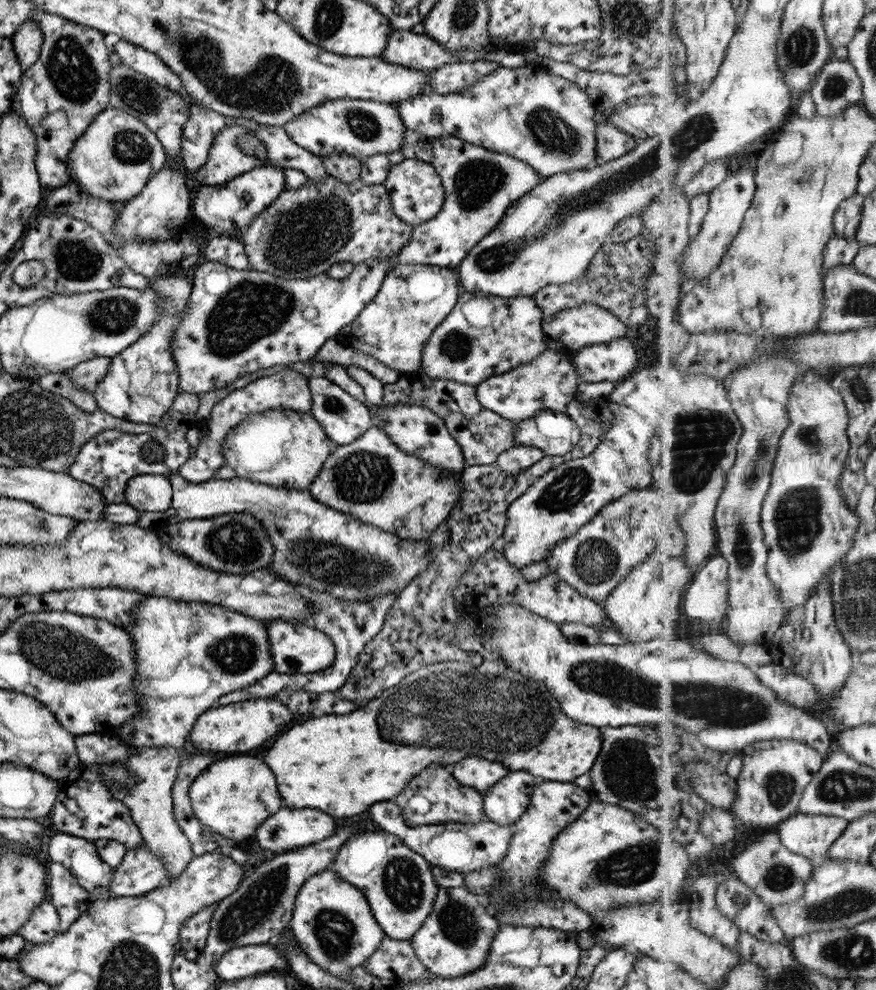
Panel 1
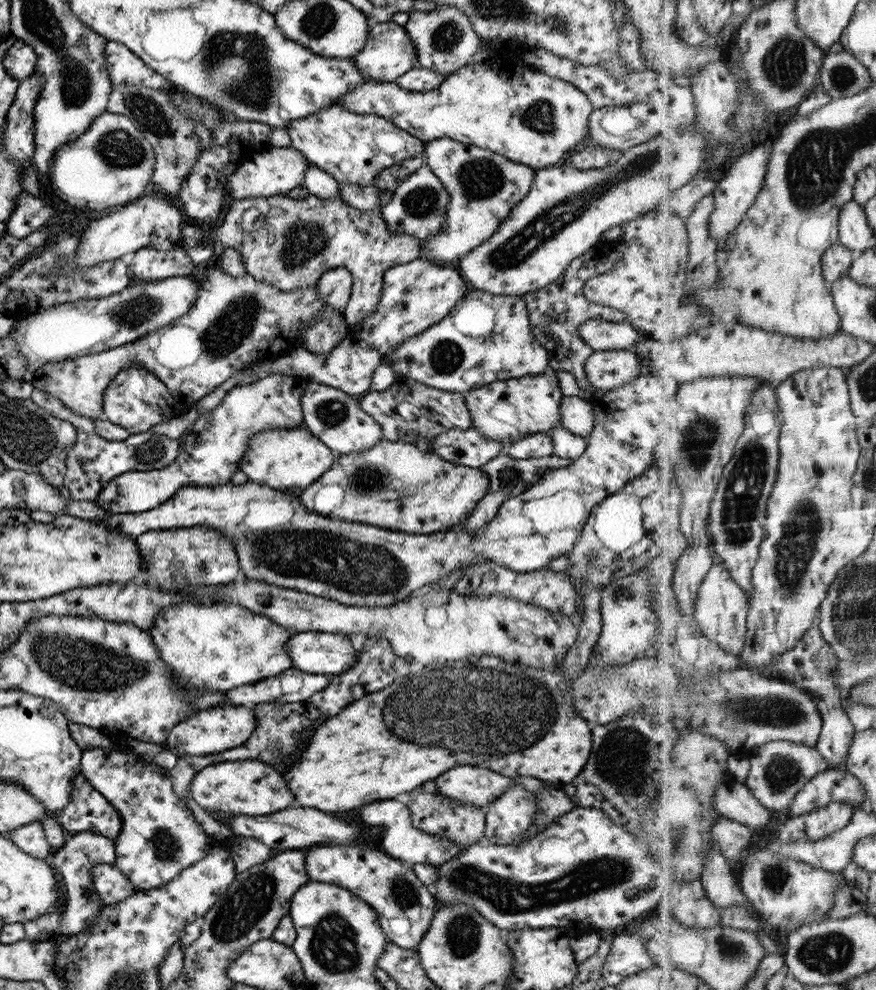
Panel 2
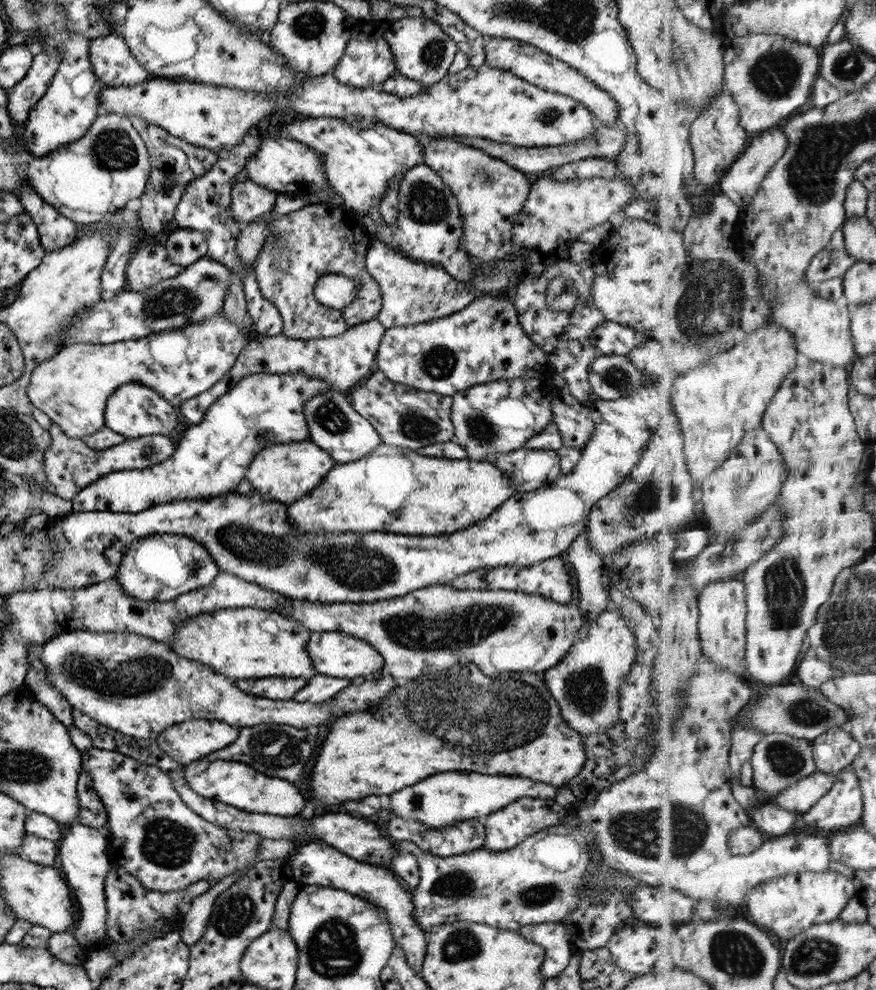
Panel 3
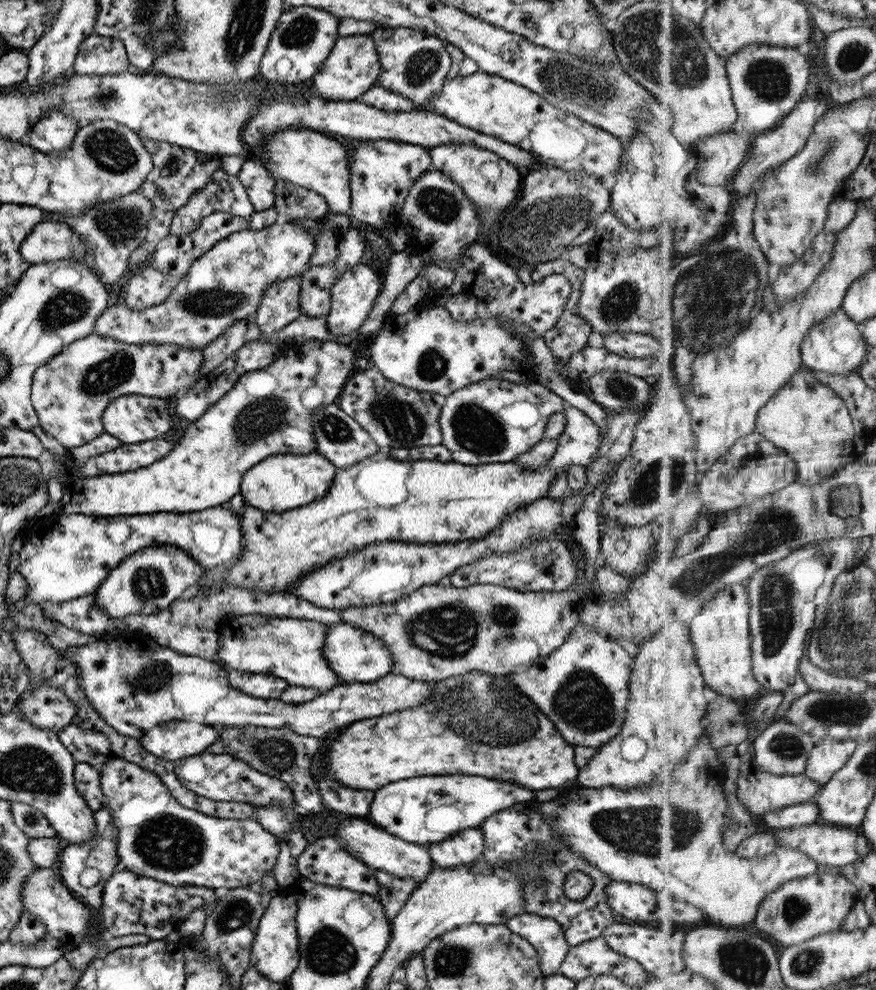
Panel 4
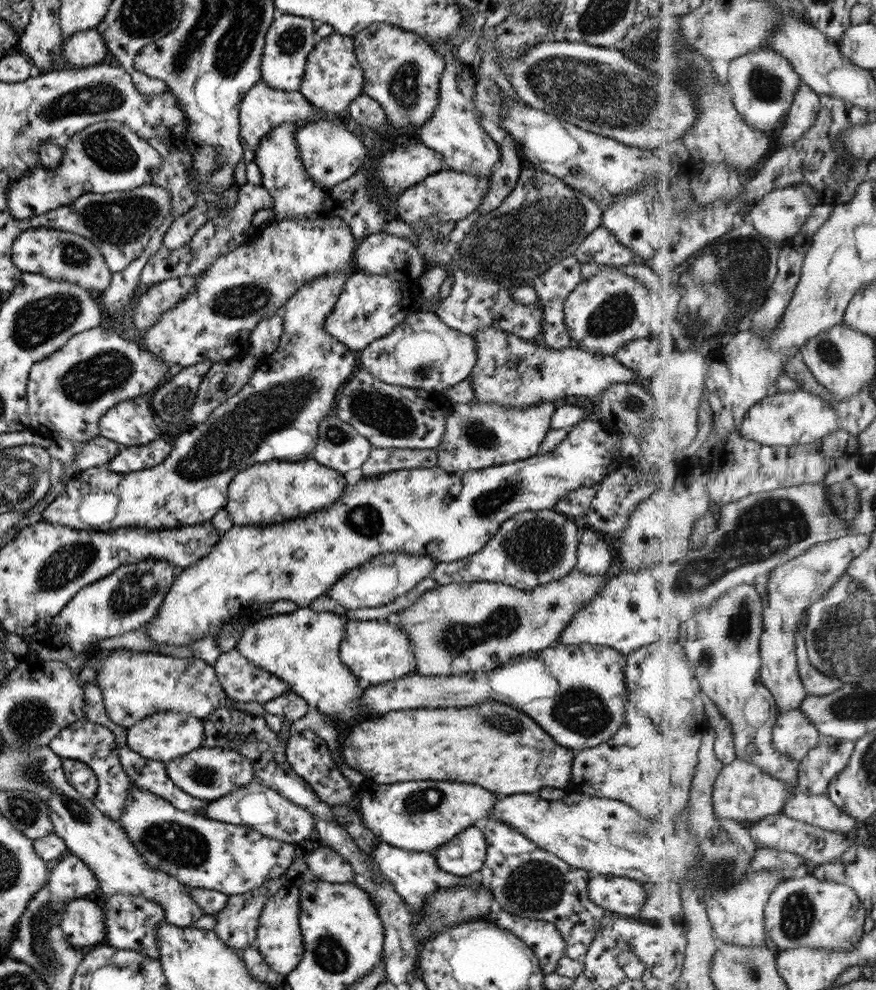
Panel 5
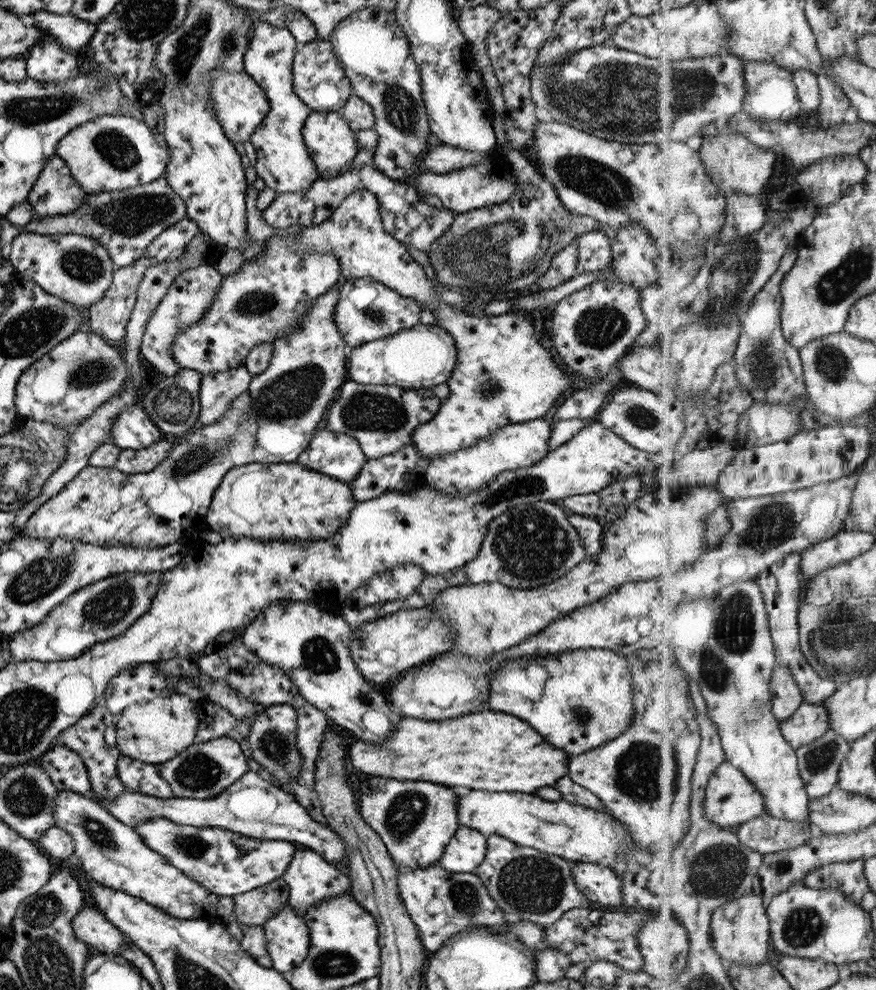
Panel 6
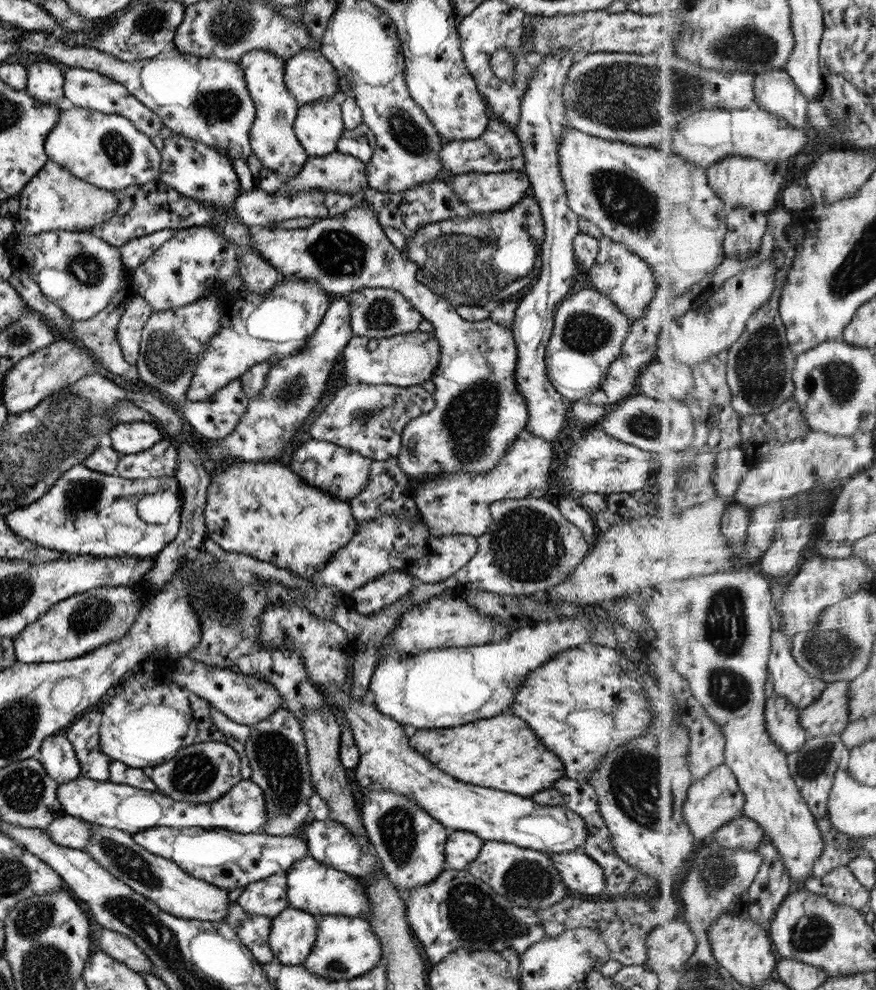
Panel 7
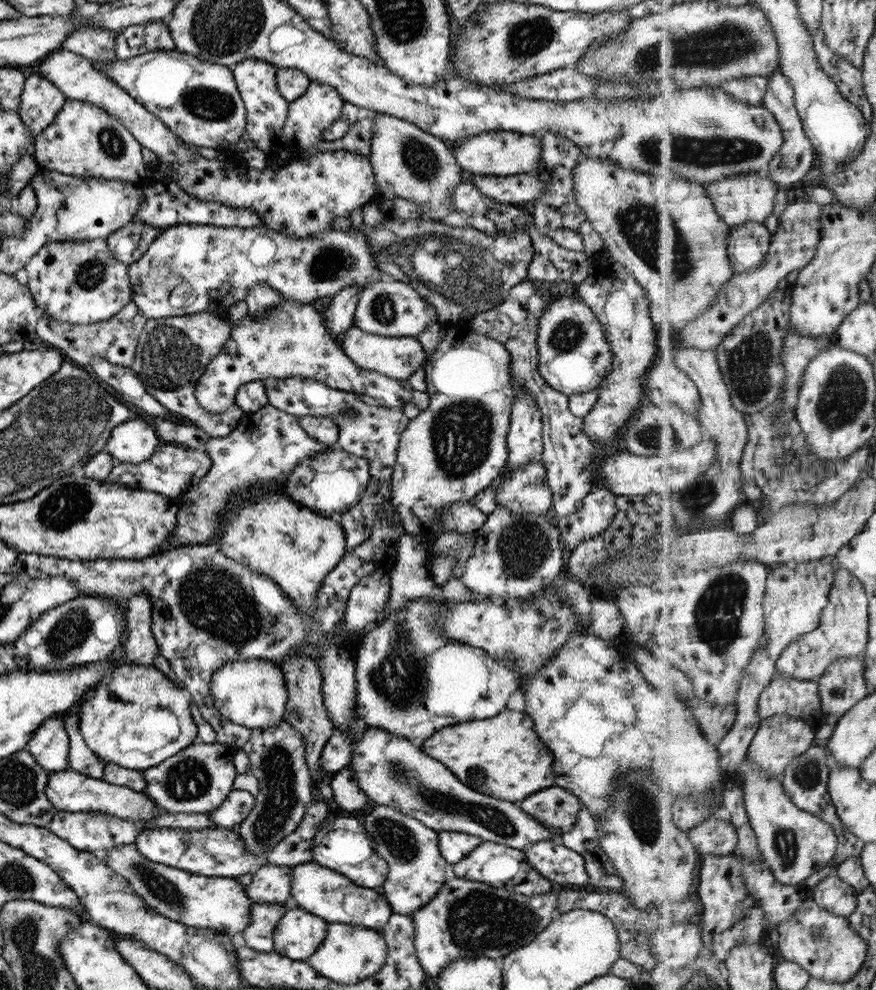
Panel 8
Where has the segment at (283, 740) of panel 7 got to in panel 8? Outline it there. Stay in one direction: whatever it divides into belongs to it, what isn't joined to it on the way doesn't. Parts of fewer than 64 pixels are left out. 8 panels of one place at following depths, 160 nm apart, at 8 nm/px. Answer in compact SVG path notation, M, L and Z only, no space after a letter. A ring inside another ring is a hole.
M285 721L265 728L250 729L249 738L238 748L249 760L249 774L258 782L253 808L233 829L253 856L275 846L297 828L304 815L306 804L311 801L314 777L304 761L304 744L300 734Z

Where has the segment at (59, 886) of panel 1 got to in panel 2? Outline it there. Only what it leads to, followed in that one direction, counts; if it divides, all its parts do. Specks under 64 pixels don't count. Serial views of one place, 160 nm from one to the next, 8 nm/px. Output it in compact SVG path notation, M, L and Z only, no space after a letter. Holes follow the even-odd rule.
M79 832L79 834L67 835L64 845L56 849L51 858L52 871L59 876L59 882L63 884L63 910L60 919L61 932L64 935L79 934L85 932L96 923L97 915L104 907L101 897L95 892L90 879L90 870L96 864L114 862L114 844L112 839L93 834L91 832Z

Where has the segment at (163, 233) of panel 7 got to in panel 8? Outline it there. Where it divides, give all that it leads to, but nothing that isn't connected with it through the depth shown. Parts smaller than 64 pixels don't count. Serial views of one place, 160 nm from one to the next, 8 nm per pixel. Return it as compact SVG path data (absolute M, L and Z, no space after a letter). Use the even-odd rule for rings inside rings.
M129 221L105 238L108 252L114 260L128 266L139 260L159 231L161 229L153 225Z

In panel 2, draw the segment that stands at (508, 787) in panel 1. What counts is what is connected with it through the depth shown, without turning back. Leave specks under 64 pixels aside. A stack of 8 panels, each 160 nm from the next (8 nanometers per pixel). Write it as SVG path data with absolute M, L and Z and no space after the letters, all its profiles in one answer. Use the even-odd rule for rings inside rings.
M520 784L510 786L485 807L483 836L489 845L511 845L534 823L536 798Z

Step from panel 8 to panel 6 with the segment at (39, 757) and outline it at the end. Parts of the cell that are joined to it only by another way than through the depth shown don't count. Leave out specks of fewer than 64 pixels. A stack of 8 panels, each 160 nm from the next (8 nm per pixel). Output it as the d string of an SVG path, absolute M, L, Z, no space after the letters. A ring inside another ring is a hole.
M51 746L41 757L40 767L59 791L75 792L86 796L90 790L88 774L79 755L64 746Z

